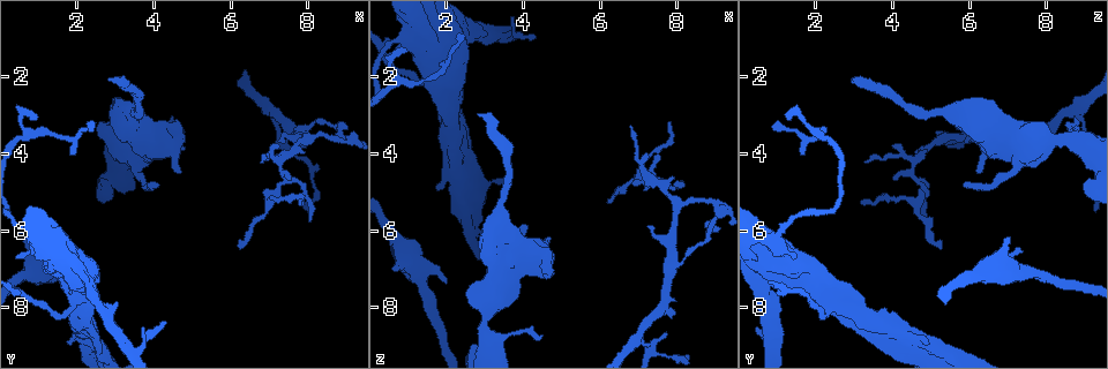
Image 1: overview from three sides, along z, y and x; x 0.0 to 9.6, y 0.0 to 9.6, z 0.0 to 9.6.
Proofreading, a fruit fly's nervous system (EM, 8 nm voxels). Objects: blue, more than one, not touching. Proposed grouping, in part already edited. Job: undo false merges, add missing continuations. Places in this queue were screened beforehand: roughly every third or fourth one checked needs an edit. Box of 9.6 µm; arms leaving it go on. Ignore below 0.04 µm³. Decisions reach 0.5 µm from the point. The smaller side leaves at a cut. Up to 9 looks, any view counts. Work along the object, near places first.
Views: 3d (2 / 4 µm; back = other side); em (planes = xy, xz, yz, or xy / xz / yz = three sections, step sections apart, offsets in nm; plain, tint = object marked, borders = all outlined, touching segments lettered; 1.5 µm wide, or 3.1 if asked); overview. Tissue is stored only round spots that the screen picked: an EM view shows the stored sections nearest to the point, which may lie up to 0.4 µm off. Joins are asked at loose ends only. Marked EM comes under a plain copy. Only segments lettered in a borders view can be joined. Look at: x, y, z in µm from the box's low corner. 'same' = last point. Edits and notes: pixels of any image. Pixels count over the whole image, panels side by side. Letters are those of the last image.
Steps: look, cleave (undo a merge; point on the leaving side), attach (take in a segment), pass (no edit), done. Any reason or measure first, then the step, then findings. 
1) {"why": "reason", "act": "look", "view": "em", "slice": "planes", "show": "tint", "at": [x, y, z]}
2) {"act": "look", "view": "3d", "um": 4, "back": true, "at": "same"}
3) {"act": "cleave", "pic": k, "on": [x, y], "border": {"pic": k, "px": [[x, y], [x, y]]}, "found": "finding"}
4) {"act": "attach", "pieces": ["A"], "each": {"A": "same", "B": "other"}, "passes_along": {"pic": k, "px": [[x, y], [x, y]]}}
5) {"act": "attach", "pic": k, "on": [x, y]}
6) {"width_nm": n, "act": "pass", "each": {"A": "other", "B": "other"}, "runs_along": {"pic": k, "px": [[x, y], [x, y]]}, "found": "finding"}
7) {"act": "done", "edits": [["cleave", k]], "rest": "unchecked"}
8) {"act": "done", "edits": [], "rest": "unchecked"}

{"act": "look", "view": "em", "slice": "planes", "show": "borders", "at": [2.50, 3.25, 1.00]}

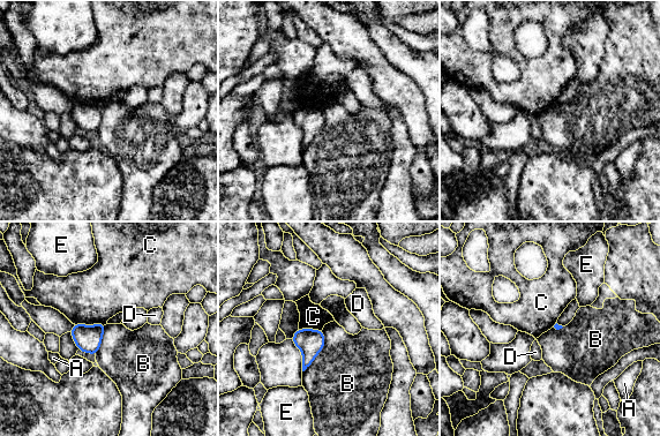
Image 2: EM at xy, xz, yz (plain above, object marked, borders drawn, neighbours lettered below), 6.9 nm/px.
{"act": "pass", "each": {"A": "other", "B": "other", "C": "other", "D": "other", "E": "other"}, "found": "no lettered segment goes on from it"}

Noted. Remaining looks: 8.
{"why": "sudden change in width", "act": "look", "view": "3d", "um": 4, "at": [0.70, 6.05, 1.05]}

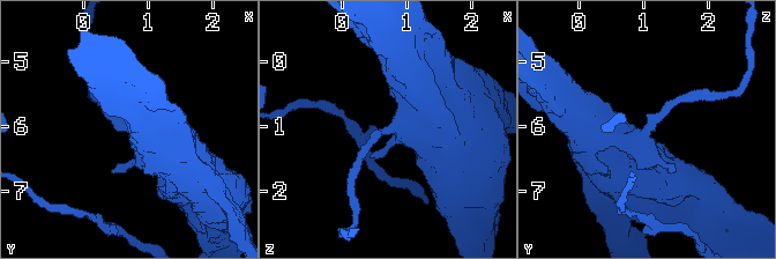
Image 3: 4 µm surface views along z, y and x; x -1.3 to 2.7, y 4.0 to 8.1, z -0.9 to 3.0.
{"why": "need the tissue", "act": "look", "view": "em", "slice": "xy", "step": 4, "show": "tint", "at": [0.65, 6.05, 1.05]}

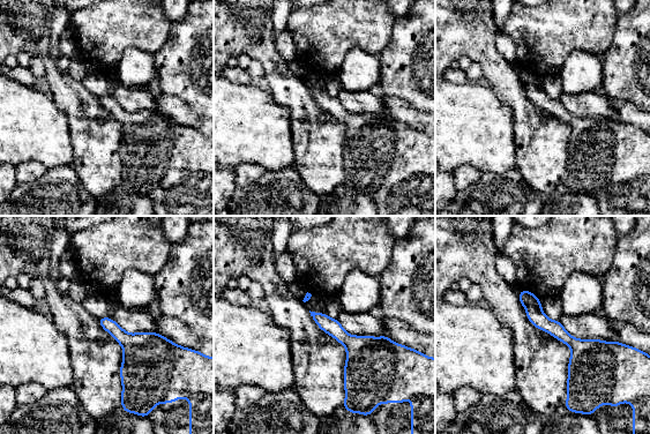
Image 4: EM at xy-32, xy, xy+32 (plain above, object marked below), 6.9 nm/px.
{"why": "another direction", "act": "look", "view": "em", "slice": "planes", "show": "borders", "at": "same"}

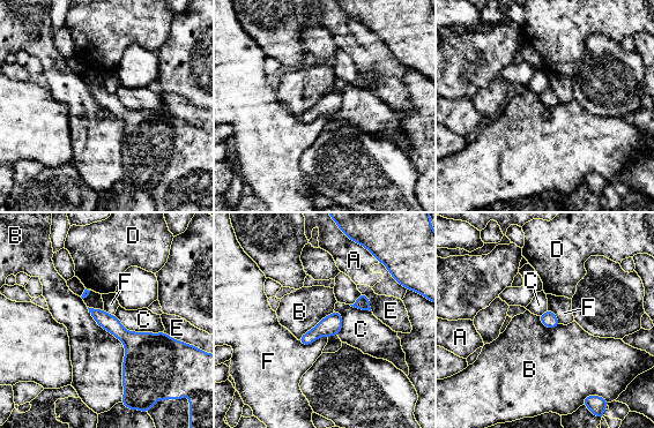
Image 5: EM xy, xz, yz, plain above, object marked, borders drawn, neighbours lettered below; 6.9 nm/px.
{"width_nm": 100, "act": "pass", "each": {"A": "other", "B": "other", "C": "other", "D": "other", "E": "other", "F": "other"}, "border": {"pic": 5, "px": [[87, 307], [124, 344], [121, 402]]}, "found": "one cell here"}

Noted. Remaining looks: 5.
{"why": "branch stops here", "act": "look", "view": "3d", "um": 4, "at": [0.75, 6.20, 7.10]}

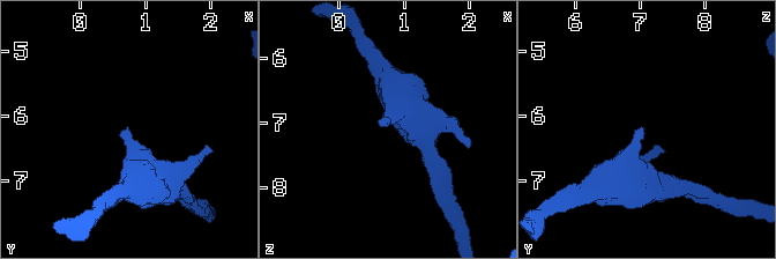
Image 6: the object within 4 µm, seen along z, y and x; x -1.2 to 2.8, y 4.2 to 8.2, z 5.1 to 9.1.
{"act": "look", "view": "em", "slice": "planes", "show": "borders", "at": [0.75, 6.25, 7.05]}

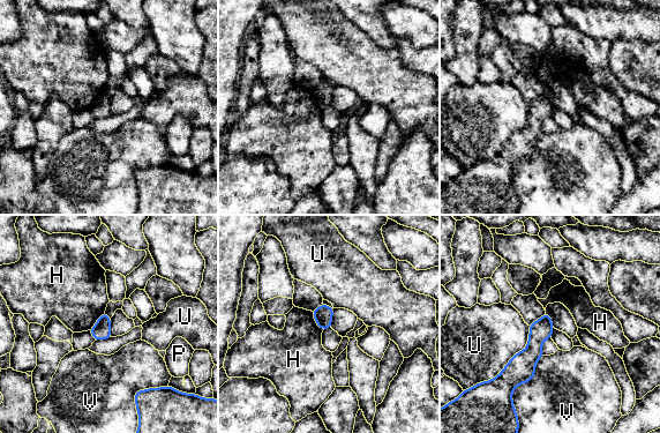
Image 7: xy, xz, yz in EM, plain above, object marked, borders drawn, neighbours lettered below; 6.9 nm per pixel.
{"act": "pass", "each": {"H": "other", "P": "other", "U": "other", "V": "other"}, "runs_along": {"pic": 7, "px": [[546, 318], [533, 352], [507, 379]]}, "found": "none of them fits"}

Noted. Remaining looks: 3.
{"why": "tapers out", "act": "look", "view": "3d", "um": 4, "at": [6.80, 4.30, 3.30]}

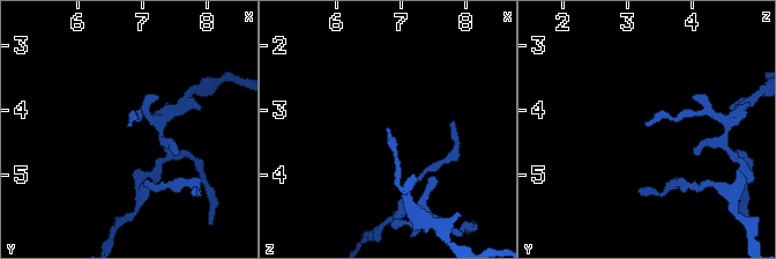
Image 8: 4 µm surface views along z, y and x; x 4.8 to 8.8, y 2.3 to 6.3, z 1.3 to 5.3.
{"why": "shape alone is not enough", "act": "look", "view": "em", "slice": "xy", "step": 4, "show": "tint", "at": [6.80, 4.25, 3.30]}

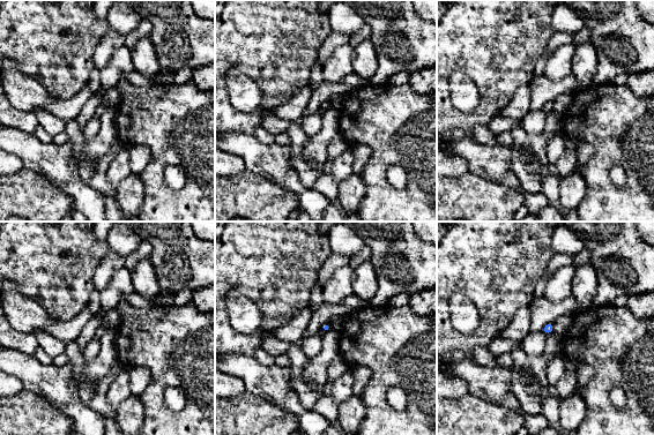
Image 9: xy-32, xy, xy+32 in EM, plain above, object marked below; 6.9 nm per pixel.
{"act": "look", "view": "em", "slice": "planes", "show": "borders", "at": "same"}

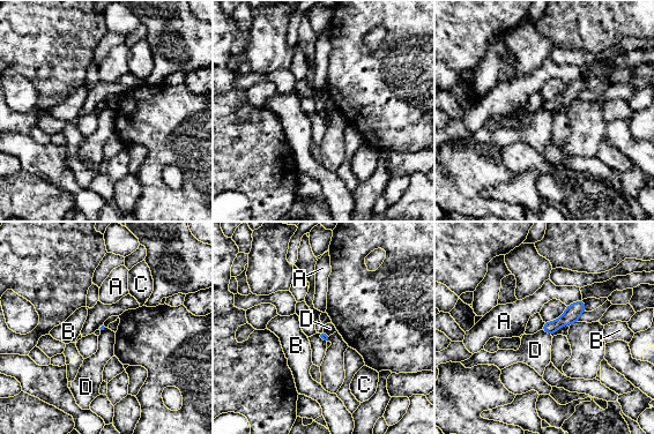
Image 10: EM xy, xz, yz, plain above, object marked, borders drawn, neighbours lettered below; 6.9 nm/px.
{"act": "pass", "each": {"A": "other", "B": "other", "C": "other", "D": "other"}, "runs_along": {"pic": 10, "px": [[581, 302], [564, 320], [545, 328]]}, "found": "none of them fits"}

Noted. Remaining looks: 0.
{"act": "done", "edits": [], "rest": "unchecked"}

